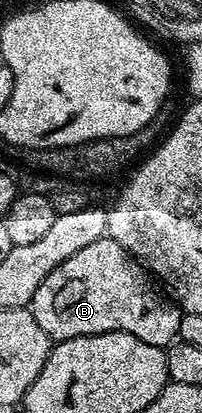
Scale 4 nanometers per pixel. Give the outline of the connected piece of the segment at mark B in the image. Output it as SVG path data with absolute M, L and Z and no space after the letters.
M108 234L99 242L91 242L91 246L83 246L79 254L71 254L67 262L55 266L55 270L43 278L39 290L35 290L31 311L35 322L43 326L53 342L126 332L135 334L135 338L151 346L164 349L178 339L177 331L183 315L180 307L158 287L141 261Z

